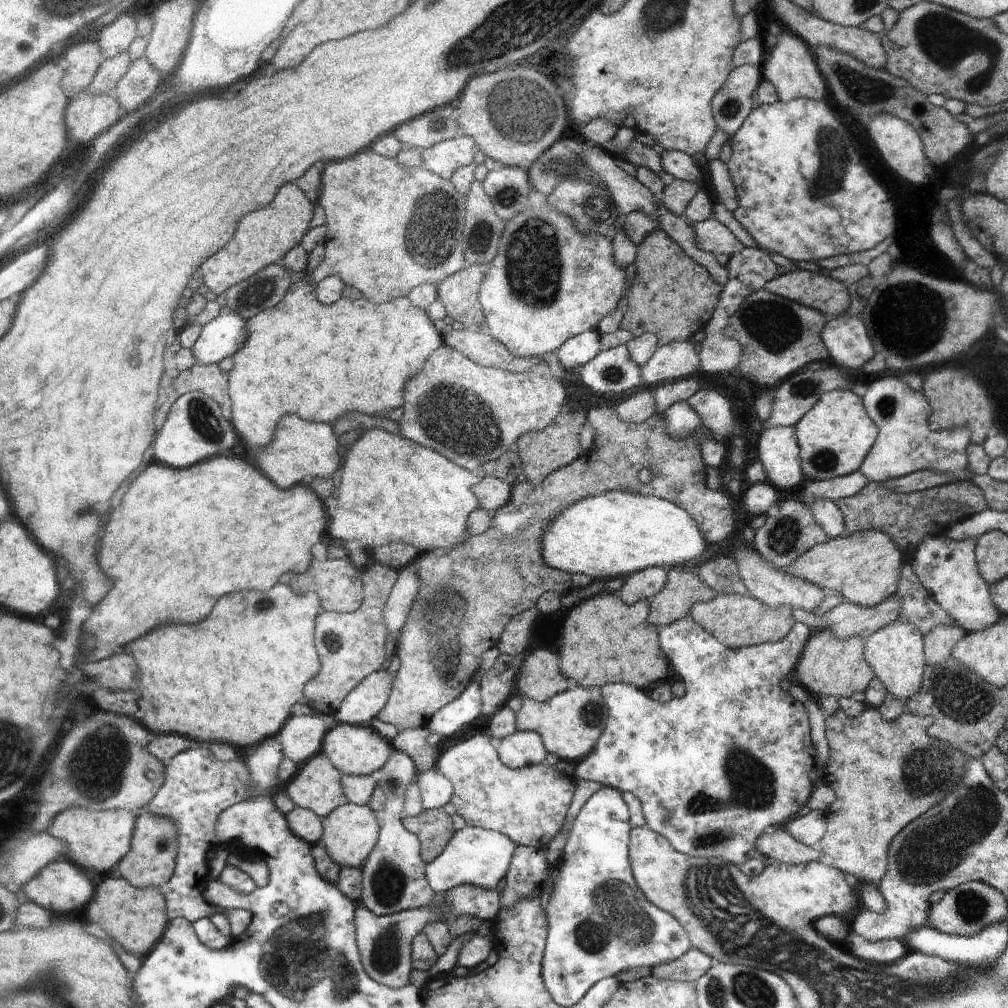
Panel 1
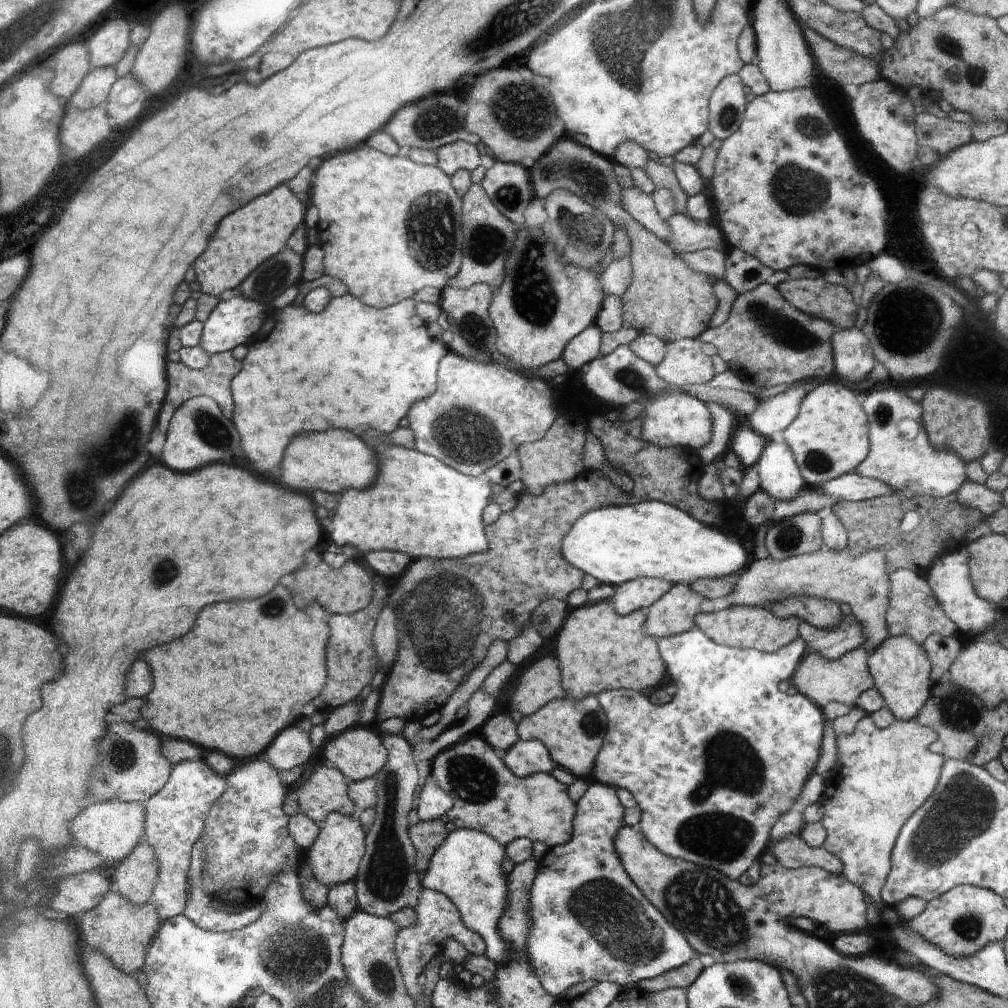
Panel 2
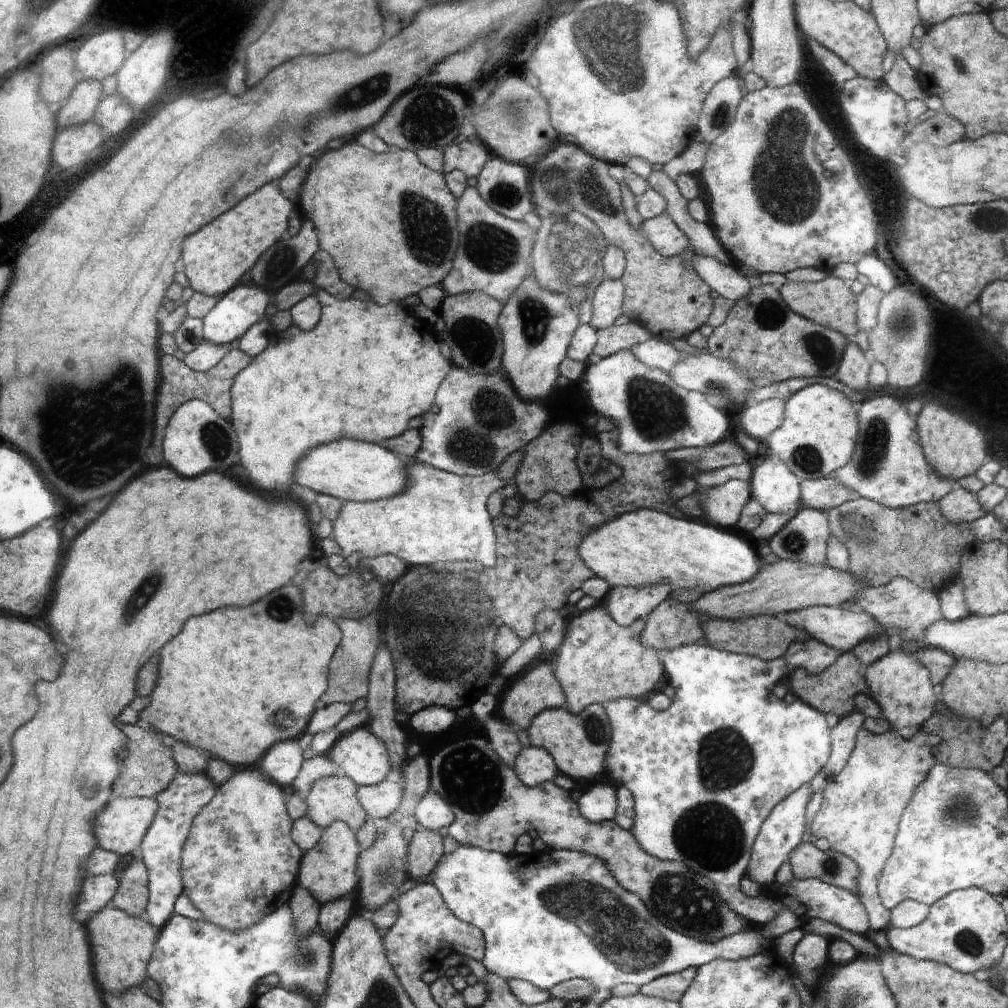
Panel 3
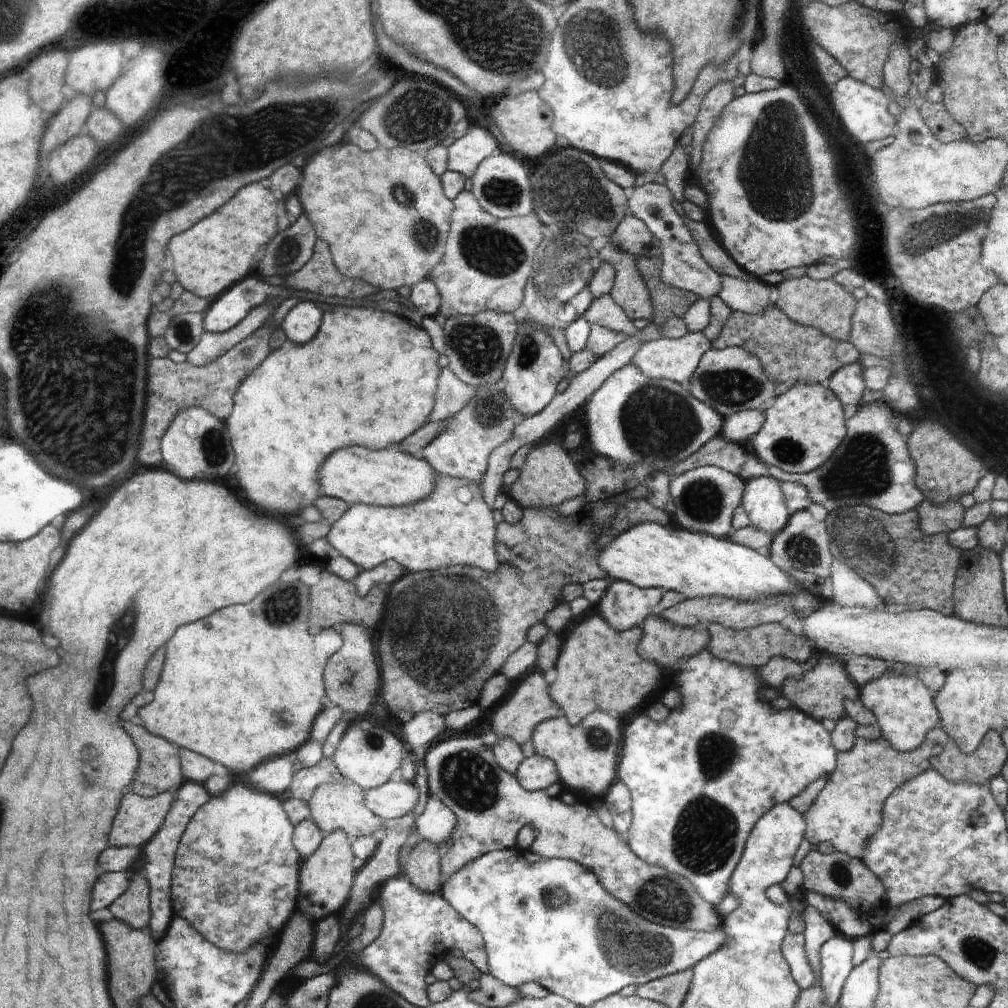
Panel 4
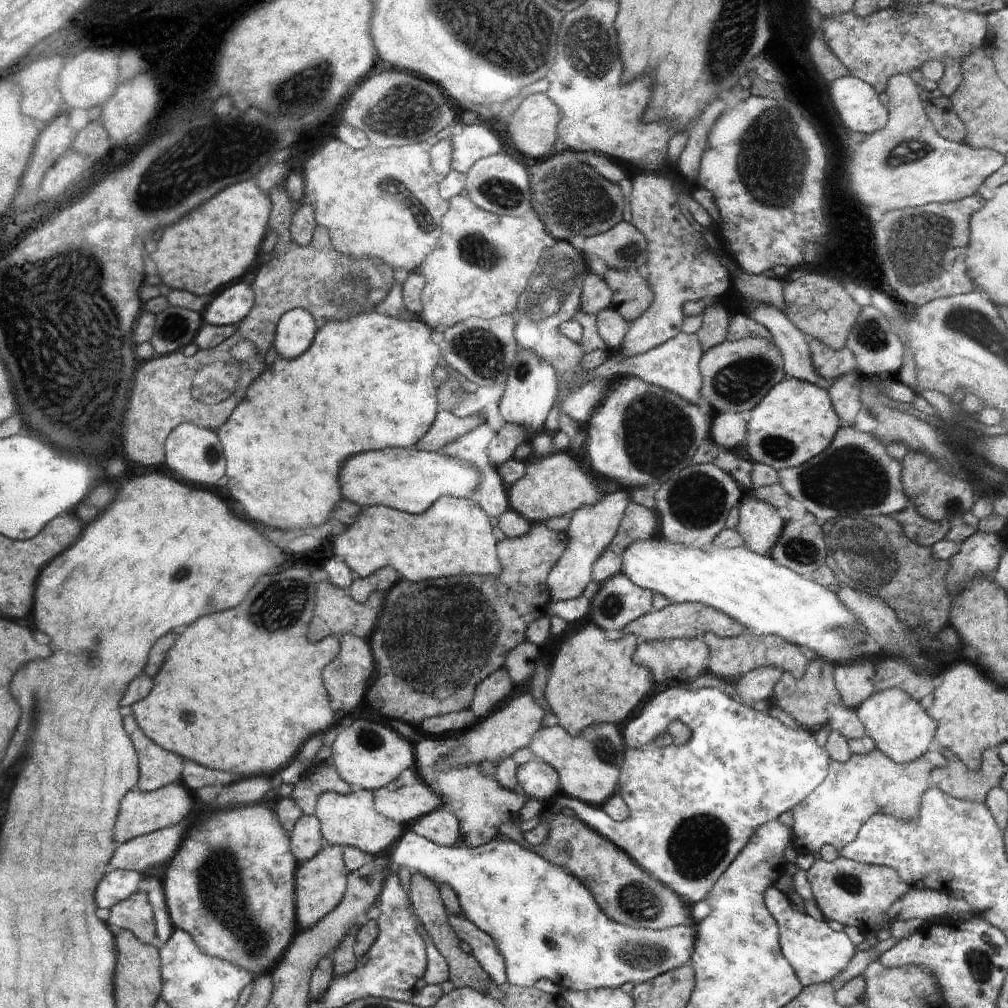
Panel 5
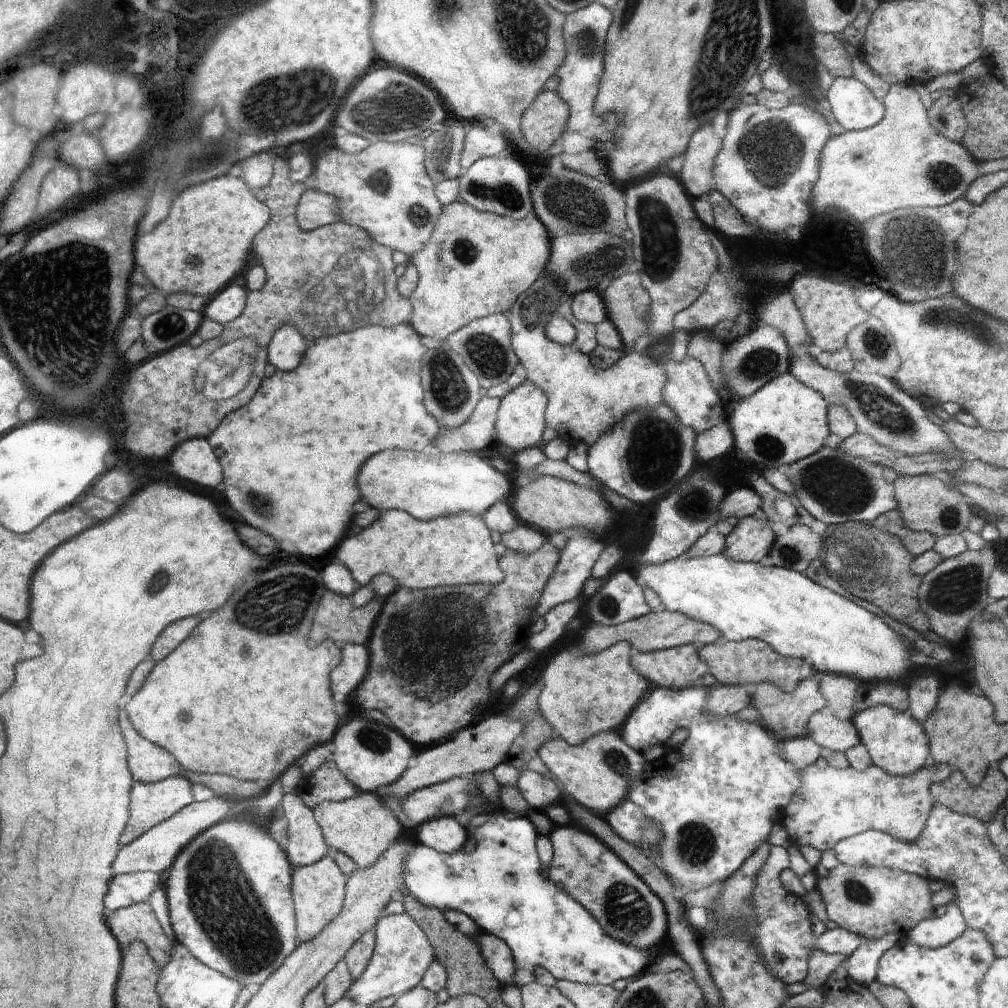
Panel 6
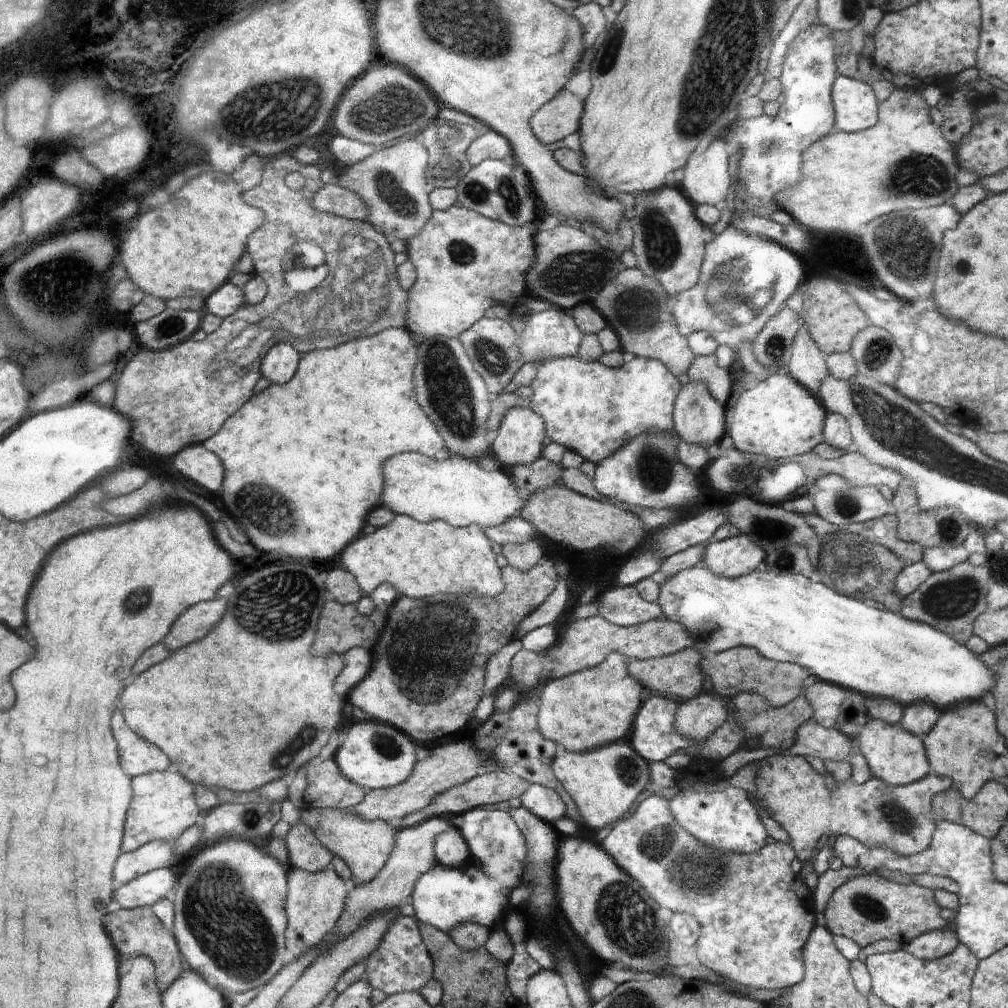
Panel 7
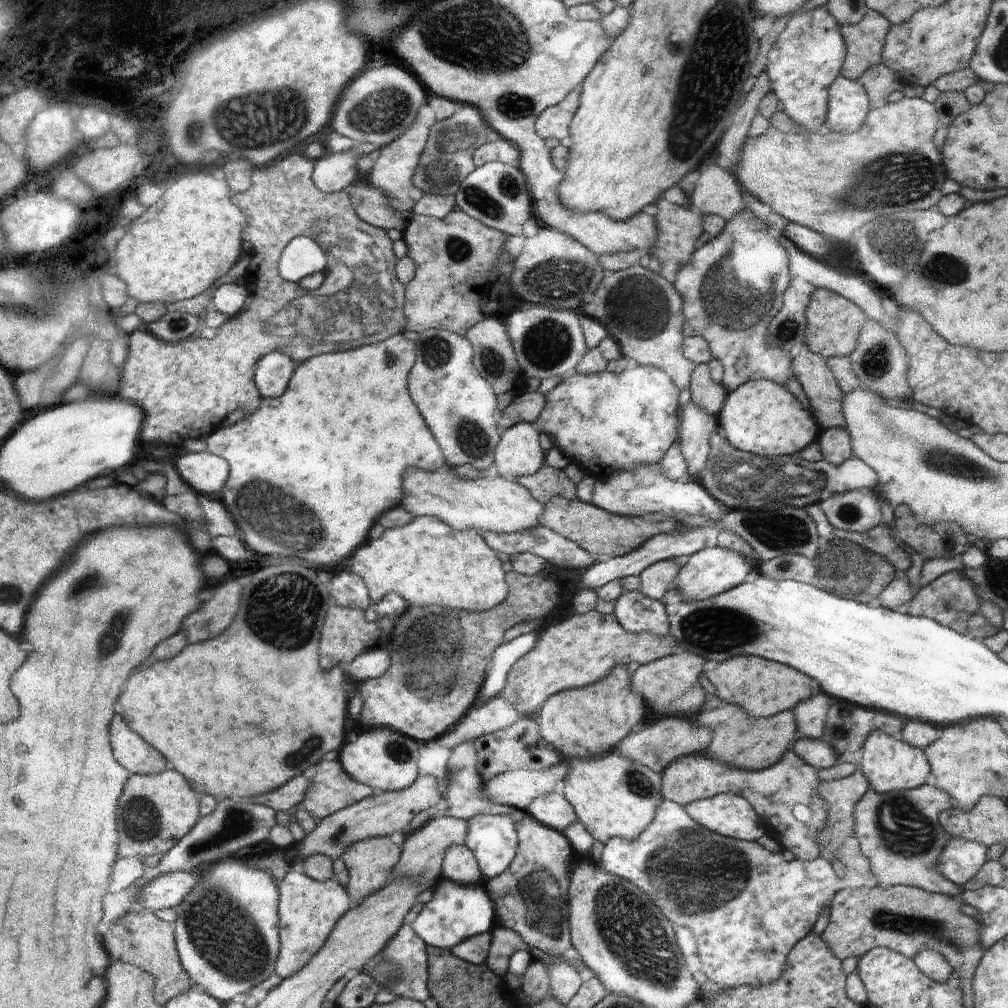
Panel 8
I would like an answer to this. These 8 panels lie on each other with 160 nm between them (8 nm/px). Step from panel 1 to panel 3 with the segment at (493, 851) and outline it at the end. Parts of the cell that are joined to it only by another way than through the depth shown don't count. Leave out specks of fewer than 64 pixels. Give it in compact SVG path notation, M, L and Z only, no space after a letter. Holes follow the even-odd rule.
M597 782L582 792L577 804L582 815L593 823L614 820L618 810L618 789L608 783ZM460 844L452 852L444 853L441 859L436 863L433 869L433 884L442 894L442 898L446 906L460 919L468 924L477 926L485 938L485 953L482 964L486 967L488 973L501 976L504 980L520 979L530 982L534 986L542 990L550 990L558 984L566 982L568 979L586 979L595 984L596 991L591 996L590 1000L598 1003L611 998L610 988L618 983L634 983L642 987L651 980L658 979L661 976L672 973L682 972L688 967L702 967L703 964L711 963L716 959L724 959L735 961L738 959L745 959L758 953L762 953L767 947L776 952L775 940L765 939L762 935L757 935L750 930L744 934L735 934L730 938L723 938L717 943L707 943L701 940L693 939L677 930L672 929L660 921L644 904L643 900L628 889L624 889L619 881L615 879L615 874L611 872L611 868L601 858L591 855L587 852L570 850L545 850L541 854L530 854L520 856L508 856L499 852L492 852L486 848L479 846L472 846L471 844Z

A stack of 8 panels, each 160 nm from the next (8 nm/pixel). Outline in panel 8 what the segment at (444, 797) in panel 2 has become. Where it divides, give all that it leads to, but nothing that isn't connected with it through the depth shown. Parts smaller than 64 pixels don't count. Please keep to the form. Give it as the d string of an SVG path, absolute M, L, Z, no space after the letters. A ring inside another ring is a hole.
M464 844L452 846L443 860L442 877L463 885L476 885L482 874L474 853Z

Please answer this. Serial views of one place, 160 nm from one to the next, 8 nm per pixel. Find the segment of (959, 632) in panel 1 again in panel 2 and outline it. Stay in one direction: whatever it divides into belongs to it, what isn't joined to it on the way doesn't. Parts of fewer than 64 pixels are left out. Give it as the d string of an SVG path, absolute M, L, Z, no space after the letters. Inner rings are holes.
M938 634L936 636L930 636L925 642L927 655L932 658L932 680L944 678L942 674L950 668L952 660L958 656L958 652L962 650L962 644L956 638L942 638L940 640Z

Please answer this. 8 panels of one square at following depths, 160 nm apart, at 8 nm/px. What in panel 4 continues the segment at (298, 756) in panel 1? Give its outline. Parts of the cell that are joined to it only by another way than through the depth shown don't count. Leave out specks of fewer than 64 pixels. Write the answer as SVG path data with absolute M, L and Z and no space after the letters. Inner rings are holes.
M280 756L276 760L268 760L268 764L260 764L256 772L248 772L244 776L252 788L270 792L271 795L282 794L288 789L298 764L292 764L290 756Z

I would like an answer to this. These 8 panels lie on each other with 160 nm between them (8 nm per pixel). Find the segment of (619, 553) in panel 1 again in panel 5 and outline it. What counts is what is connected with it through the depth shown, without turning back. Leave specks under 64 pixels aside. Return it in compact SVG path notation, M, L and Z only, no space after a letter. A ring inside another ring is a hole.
M652 537L650 540L638 540L627 548L623 556L622 572L640 588L651 590L654 594L660 593L672 603L690 601L715 608L740 621L753 635L782 636L789 643L809 648L818 657L831 661L834 665L838 662L846 663L846 660L850 662L850 658L856 654L856 642L852 642L850 636L854 636L852 630L860 624L837 594L818 586L818 583L810 582L810 579L804 580L803 576L796 576L797 572L770 558L770 553L756 554L748 547L722 548L714 544L696 548L694 545L671 543L664 538Z

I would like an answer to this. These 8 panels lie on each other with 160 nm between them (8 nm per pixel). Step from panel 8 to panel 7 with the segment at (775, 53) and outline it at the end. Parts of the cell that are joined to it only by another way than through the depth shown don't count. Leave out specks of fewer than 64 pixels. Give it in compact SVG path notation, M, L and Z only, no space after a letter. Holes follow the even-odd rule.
M812 25L790 45L779 76L786 99L779 107L778 118L770 126L768 118L741 118L739 123L734 123L728 129L728 134L723 138L731 151L739 148L744 150L739 161L738 177L747 188L747 198L743 204L756 216L769 218L780 209L779 192L795 187L804 178L803 152L814 141L836 131L831 90L838 74L830 33L831 30L824 25ZM764 136L768 138L766 146L770 148L764 148Z

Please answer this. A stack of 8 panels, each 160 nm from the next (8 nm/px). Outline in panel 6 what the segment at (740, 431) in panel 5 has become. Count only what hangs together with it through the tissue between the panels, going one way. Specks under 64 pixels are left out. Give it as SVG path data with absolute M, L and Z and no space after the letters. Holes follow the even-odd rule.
M726 420L712 427L708 431L702 431L696 439L697 458L703 461L714 460L728 450L734 448L735 437L731 433L731 425Z

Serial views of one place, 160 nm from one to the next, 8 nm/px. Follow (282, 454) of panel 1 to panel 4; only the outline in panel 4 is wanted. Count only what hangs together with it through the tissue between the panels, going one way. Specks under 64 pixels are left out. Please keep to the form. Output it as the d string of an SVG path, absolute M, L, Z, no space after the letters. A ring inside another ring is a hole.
M362 446L336 450L336 456L328 456L320 480L324 480L324 494L336 496L348 504L364 502L376 506L404 506L426 498L434 488L434 470L426 460L418 460L398 450L368 450Z

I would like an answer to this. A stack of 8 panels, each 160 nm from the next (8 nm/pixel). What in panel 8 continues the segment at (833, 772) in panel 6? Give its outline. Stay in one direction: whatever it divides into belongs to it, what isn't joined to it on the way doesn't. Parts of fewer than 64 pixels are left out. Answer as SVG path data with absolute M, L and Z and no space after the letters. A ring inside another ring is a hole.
M793 749L788 750L774 766L759 771L733 768L708 754L688 755L671 763L661 776L663 798L683 806L718 793L734 792L743 796L764 819L766 830L782 846L782 850L790 850L796 859L803 861L820 857L818 837L828 820L827 809L818 804L821 780L818 770L805 763ZM924 784L924 788L916 788L916 790L888 791L887 793L879 793L870 788L860 797L860 800L854 805L852 813L855 824L854 837L859 844L861 853L869 860L871 873L877 878L876 885L883 887L914 885L934 894L956 898L954 896L954 890L957 887L955 882L944 877L940 868L935 868L940 854L950 840L948 832L938 822L938 814L942 810L950 808L948 800L950 800L950 796L944 790L938 790L930 784Z

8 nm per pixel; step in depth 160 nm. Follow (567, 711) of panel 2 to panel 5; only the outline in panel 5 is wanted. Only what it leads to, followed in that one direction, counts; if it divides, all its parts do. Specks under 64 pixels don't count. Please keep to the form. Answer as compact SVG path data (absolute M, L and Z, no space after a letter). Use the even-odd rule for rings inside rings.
M594 724L584 736L572 736L558 726L540 728L530 744L533 757L542 760L559 773L561 792L586 804L602 807L618 792L624 760L624 740L614 724Z

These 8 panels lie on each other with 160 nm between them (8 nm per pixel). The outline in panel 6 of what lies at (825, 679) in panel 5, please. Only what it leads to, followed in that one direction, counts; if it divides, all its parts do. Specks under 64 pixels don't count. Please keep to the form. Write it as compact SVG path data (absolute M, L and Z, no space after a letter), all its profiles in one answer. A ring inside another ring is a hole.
M814 670L805 678L795 691L786 692L771 682L757 683L752 695L754 708L759 712L759 722L770 729L777 737L785 741L796 737L808 737L811 734L810 718L816 711L826 710L827 697L822 693L820 683L824 674Z

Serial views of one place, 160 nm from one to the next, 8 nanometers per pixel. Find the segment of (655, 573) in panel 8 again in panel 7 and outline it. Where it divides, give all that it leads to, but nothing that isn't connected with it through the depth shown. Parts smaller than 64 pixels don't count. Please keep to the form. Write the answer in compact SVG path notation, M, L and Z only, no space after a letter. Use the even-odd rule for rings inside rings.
M704 541L664 558L658 572L651 577L657 583L663 583L681 570L702 564L705 548L709 544L708 541Z

